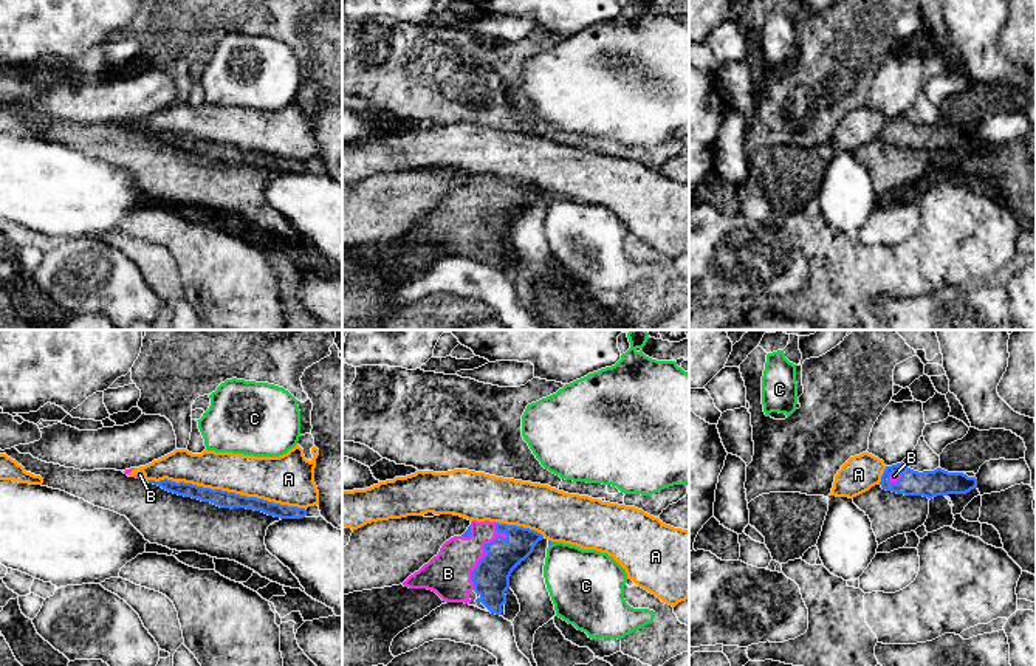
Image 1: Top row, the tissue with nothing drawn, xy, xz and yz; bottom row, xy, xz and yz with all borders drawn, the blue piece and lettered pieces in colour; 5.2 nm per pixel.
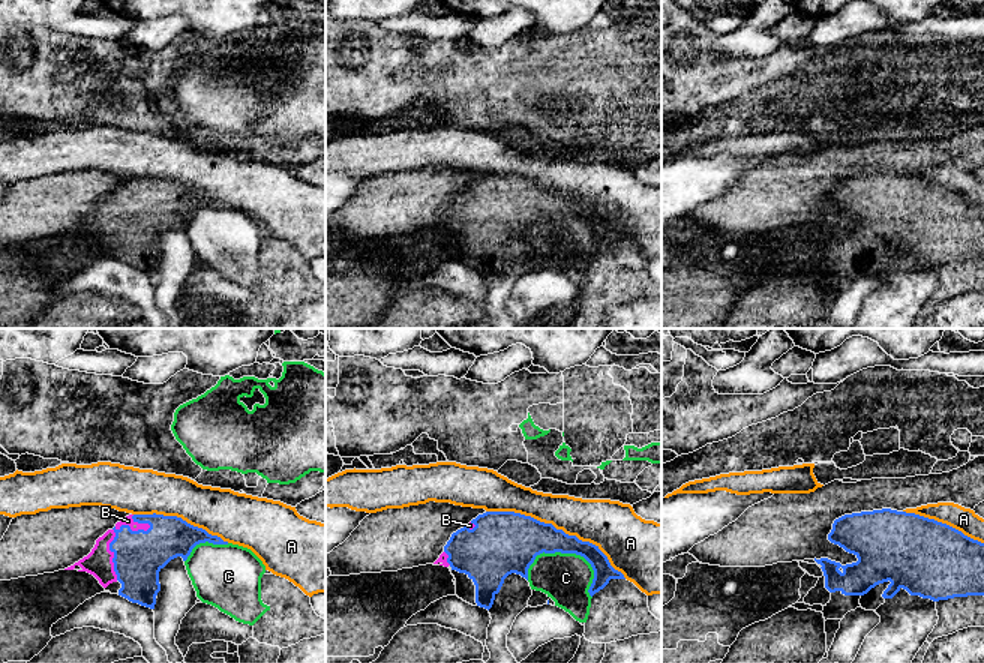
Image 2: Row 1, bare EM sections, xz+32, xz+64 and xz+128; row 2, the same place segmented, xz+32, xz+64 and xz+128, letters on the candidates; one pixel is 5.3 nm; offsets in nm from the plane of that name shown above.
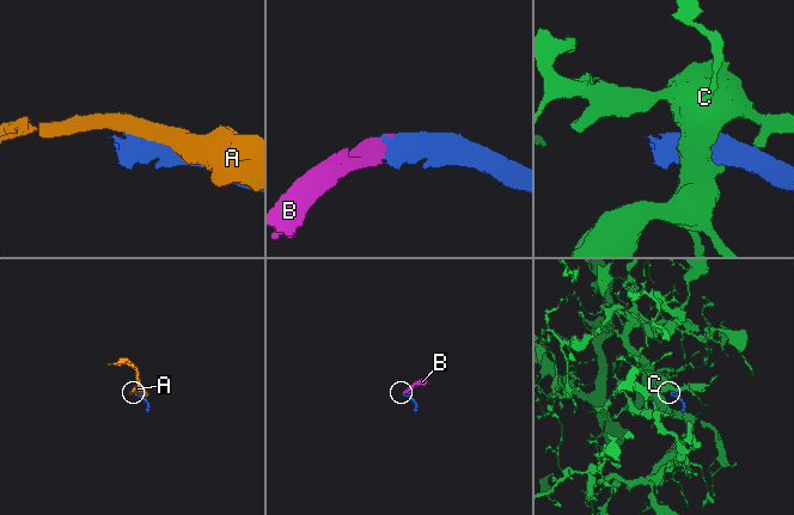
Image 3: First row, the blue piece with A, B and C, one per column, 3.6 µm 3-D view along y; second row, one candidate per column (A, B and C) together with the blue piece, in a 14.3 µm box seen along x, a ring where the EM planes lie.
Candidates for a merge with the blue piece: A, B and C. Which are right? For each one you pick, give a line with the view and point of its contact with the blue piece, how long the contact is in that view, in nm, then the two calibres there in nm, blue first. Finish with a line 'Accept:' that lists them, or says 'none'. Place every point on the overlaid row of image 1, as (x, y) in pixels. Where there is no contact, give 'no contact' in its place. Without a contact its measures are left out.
B: meets blue in xz at (485, 555); contact 360 nm long; 190 nm thick on the blue side, 240 nm on the other
Accept: B

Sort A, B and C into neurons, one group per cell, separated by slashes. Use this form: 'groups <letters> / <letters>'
groups A / B / C

